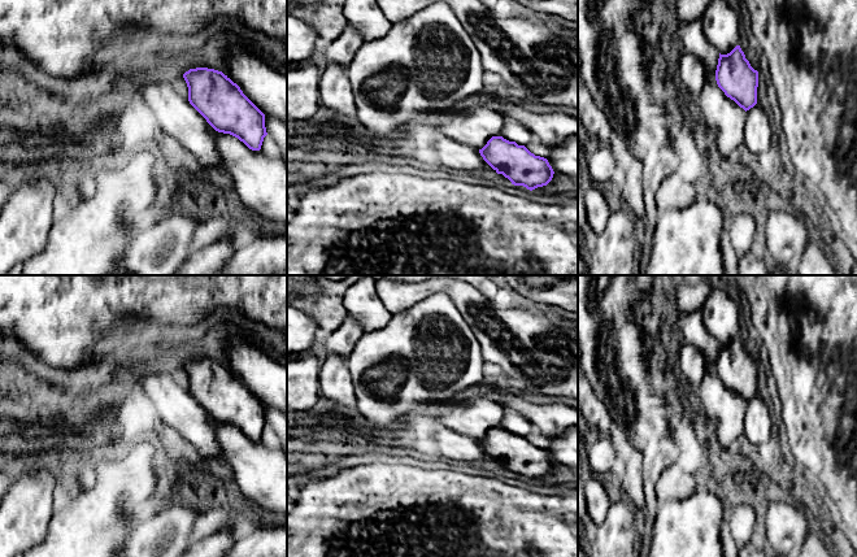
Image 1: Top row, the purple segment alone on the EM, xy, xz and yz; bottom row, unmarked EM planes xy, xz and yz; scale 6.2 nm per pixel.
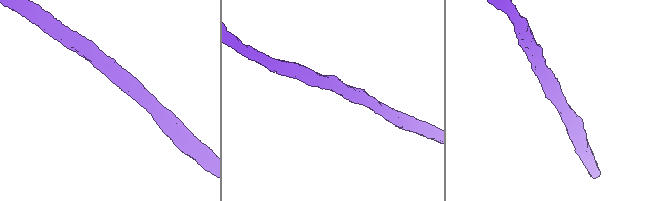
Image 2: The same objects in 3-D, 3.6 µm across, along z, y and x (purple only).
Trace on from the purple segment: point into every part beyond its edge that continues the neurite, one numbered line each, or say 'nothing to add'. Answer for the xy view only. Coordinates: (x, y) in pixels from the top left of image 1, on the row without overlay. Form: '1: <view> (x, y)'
nothing to add

